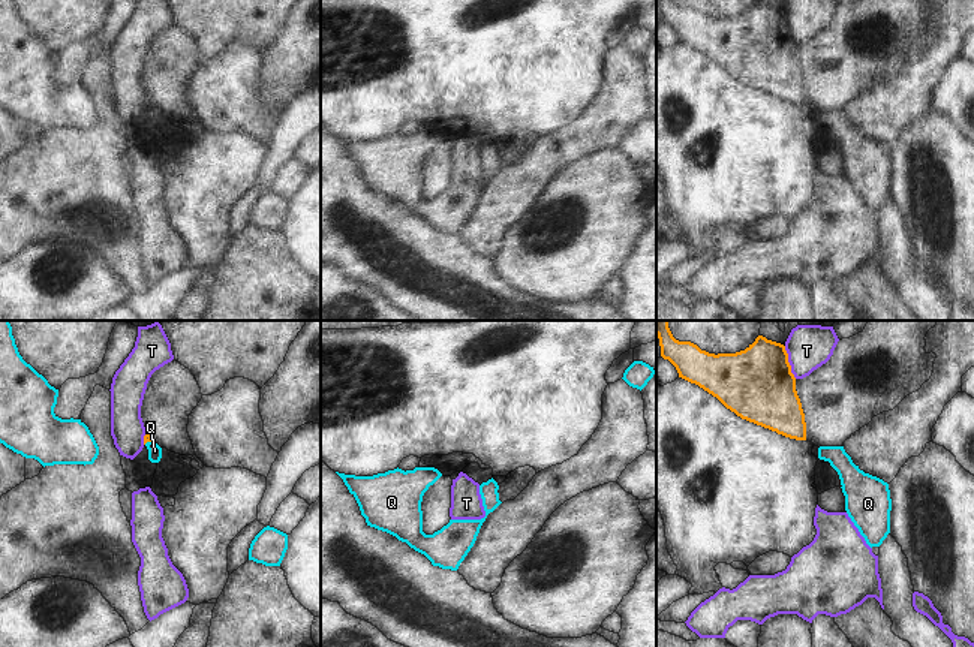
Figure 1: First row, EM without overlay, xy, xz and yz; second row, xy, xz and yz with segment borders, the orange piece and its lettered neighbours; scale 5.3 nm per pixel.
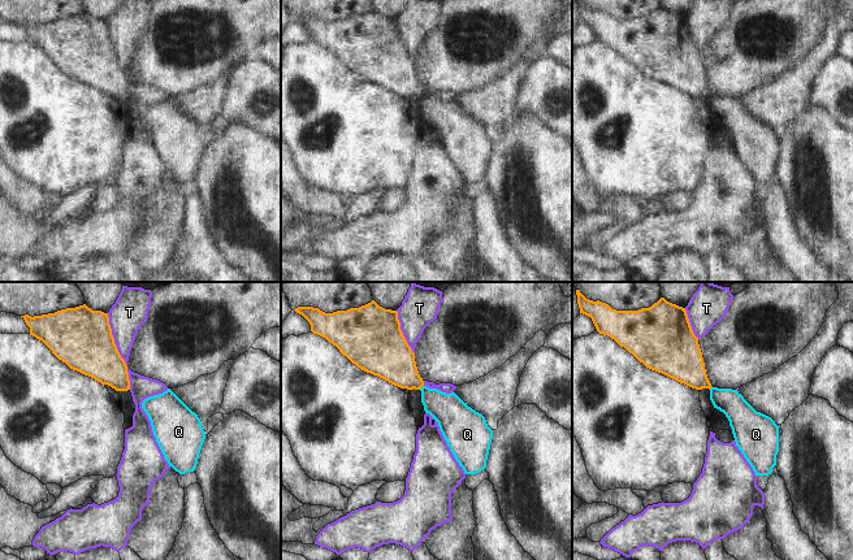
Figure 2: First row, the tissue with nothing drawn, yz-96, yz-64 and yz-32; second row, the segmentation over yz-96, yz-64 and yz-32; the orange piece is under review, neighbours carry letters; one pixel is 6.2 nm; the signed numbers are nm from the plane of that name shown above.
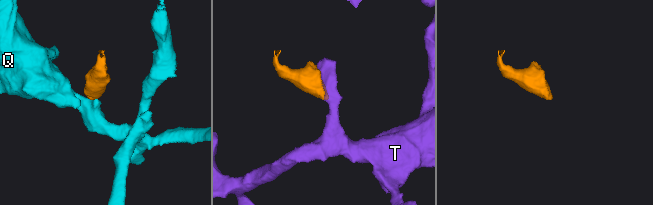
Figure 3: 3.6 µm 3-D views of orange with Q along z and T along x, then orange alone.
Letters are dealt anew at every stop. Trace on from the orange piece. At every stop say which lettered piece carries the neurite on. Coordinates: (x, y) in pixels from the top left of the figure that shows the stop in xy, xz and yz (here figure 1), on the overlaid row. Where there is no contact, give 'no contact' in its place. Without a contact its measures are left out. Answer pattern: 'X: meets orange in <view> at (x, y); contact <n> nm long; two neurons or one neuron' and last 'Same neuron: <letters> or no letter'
Q: meets orange in xy at (147, 441); contact 50 nm long; two neurons
T: meets orange in yz at (788, 363); contact 190 nm long; two neurons
Same neuron: no letter

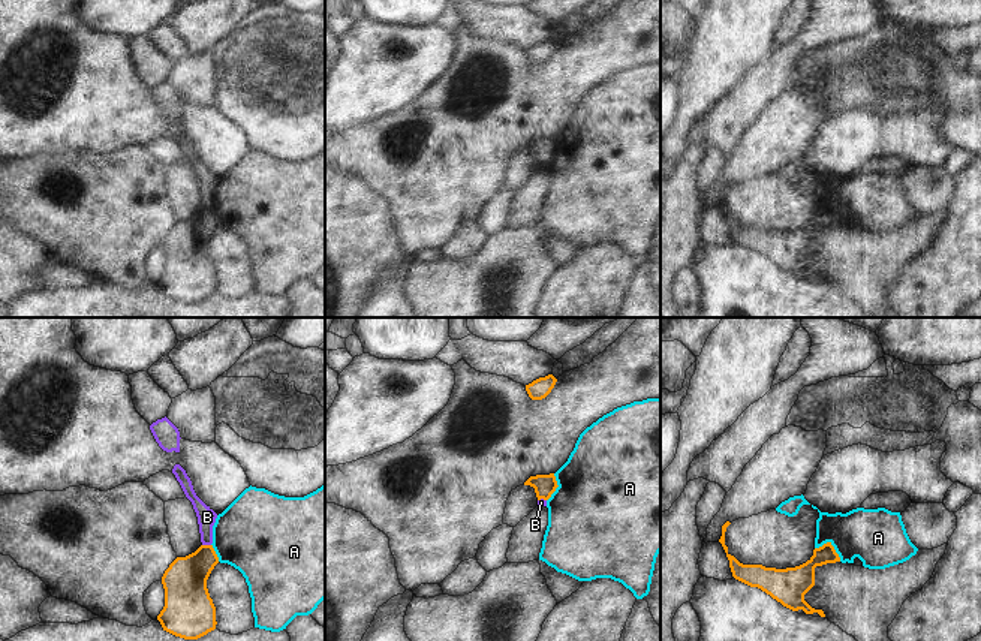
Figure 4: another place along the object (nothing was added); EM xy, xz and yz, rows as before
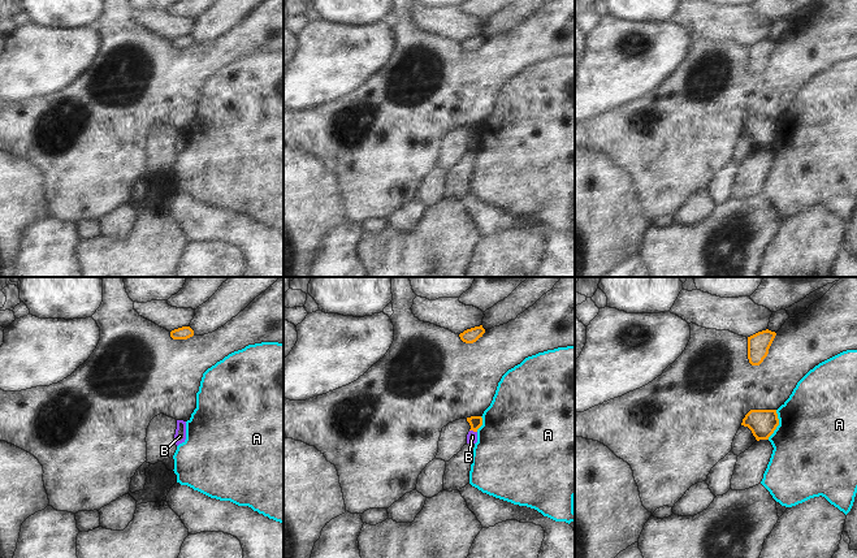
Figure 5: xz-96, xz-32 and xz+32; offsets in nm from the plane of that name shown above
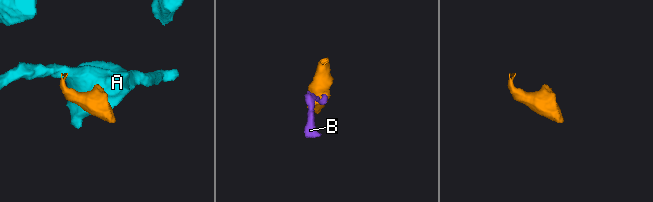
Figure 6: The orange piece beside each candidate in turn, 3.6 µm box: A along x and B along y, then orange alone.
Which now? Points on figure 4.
A: meets orange in yz at (831, 545); contact 160 nm long; two neurons
B: meets orange in xy at (207, 545); contact 50 nm long; two neurons
Same neuron: no letter

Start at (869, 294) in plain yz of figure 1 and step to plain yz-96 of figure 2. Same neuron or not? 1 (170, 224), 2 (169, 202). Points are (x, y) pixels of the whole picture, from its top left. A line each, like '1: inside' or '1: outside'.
1: inside
2: inside

